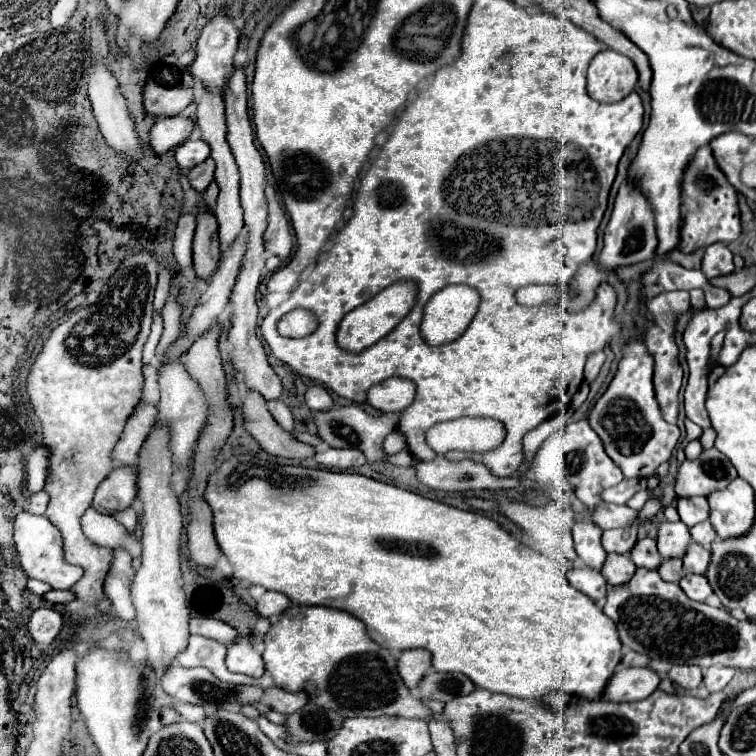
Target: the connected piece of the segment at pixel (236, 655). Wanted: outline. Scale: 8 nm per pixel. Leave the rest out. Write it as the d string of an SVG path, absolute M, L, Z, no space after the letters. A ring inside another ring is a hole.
M238 638L226 656L226 666L230 672L240 672L252 678L262 678L264 676L264 662L262 656L252 650L252 644L248 638Z

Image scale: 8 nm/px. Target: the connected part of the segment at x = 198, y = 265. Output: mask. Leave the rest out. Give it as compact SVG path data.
M202 206L196 218L196 234L194 234L194 268L202 280L208 280L218 266L220 260L220 244L218 244L218 222L216 216Z

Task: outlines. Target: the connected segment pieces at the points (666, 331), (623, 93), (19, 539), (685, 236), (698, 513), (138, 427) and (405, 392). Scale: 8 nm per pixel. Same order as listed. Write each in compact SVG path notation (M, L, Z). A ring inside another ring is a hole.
M654 318L652 328L644 336L648 352L654 356L654 390L656 390L656 402L660 406L662 416L668 424L676 424L678 418L678 390L682 384L682 368L678 362L678 346L674 340L674 322L672 326L666 322L666 318Z
M614 50L594 56L588 68L586 90L598 102L620 102L636 90L638 72L634 64Z
M26 510L20 512L14 522L14 542L16 542L18 556L20 556L20 564L24 572L28 574L28 578L46 582L54 590L70 590L84 576L84 570L80 570L80 566L72 566L62 558L64 540L60 538L60 532L56 530L54 524L50 524L46 516L36 516Z
M710 146L696 150L692 162L682 176L682 204L680 204L680 244L682 254L692 254L698 248L712 246L716 242L732 242L740 236L740 210L736 188L726 180L718 168Z
M704 496L680 498L678 500L678 514L686 526L694 526L708 518L708 502Z
M144 406L144 410L134 410L134 414L128 418L124 432L116 444L116 450L112 452L112 460L116 464L128 464L136 467L136 458L140 448L144 446L152 426L156 424L156 406Z
M388 378L368 392L368 402L380 412L398 412L412 404L416 384L406 378Z

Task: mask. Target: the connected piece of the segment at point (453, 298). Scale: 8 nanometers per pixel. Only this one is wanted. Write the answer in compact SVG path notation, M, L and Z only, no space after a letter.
M451 284L436 292L426 308L424 308L424 318L420 324L420 334L424 338L424 342L428 342L428 346L444 346L456 338L460 338L460 334L465 332L472 319L474 318L478 305L480 303L480 295L474 288L470 288L463 284Z

